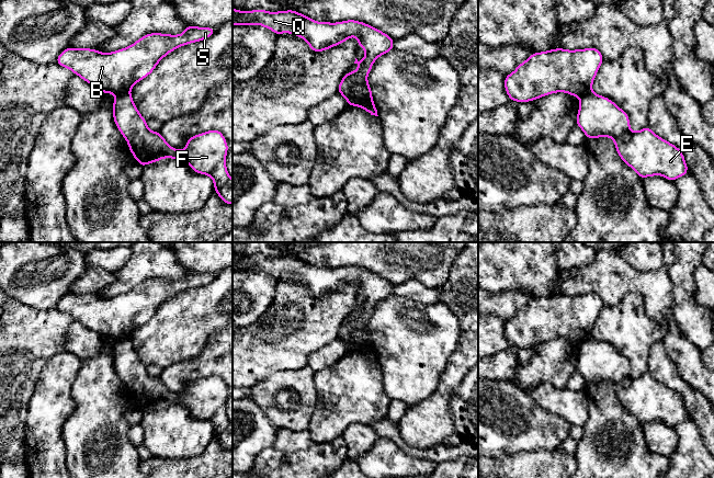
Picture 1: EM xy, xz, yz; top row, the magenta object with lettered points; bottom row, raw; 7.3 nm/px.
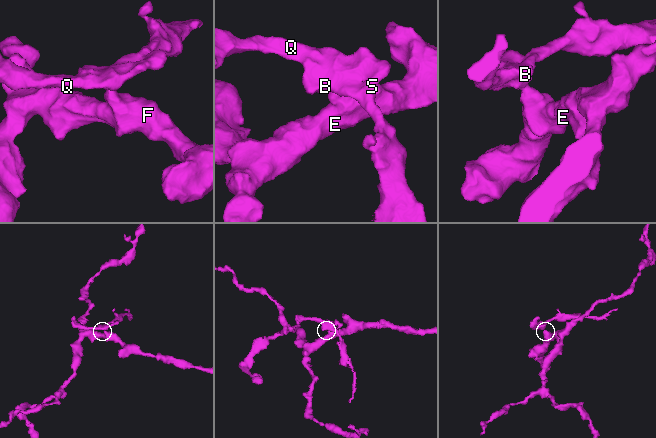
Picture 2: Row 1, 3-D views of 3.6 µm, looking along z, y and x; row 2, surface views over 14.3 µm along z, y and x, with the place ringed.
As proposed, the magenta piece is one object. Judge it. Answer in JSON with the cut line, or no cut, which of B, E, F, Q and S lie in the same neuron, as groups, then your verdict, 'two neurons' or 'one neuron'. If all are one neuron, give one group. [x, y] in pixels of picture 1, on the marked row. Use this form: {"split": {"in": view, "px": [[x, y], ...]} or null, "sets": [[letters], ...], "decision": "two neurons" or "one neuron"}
{"split": {"in": "xy", "px": [[128, 91], [116, 97]]}, "sets": [["B", "Q", "S"], ["E", "F"]], "decision": "two neurons"}

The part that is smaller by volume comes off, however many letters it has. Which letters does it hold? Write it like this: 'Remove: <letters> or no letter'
Remove: B, Q, S

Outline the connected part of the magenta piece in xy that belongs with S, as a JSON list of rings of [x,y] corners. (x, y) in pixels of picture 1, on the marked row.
[[[186,24],[182,34],[149,33],[134,44],[111,53],[91,48],[68,47],[56,62],[68,68],[101,93],[118,96],[131,92],[134,84],[149,76],[158,62],[174,49],[204,41],[215,33],[214,27]]]

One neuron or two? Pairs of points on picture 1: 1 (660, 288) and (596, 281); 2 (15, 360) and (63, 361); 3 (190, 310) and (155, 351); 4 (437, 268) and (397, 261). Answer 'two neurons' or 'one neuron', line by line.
1: one neuron
2: two neurons
3: one neuron
4: one neuron

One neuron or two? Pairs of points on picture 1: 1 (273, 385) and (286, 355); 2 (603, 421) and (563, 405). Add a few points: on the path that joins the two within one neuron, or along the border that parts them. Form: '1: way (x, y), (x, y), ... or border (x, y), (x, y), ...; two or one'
1: border (305, 365), (298, 370), (279, 371), (257, 383); two
2: border (581, 391), (588, 411), (588, 419), (582, 427); two

